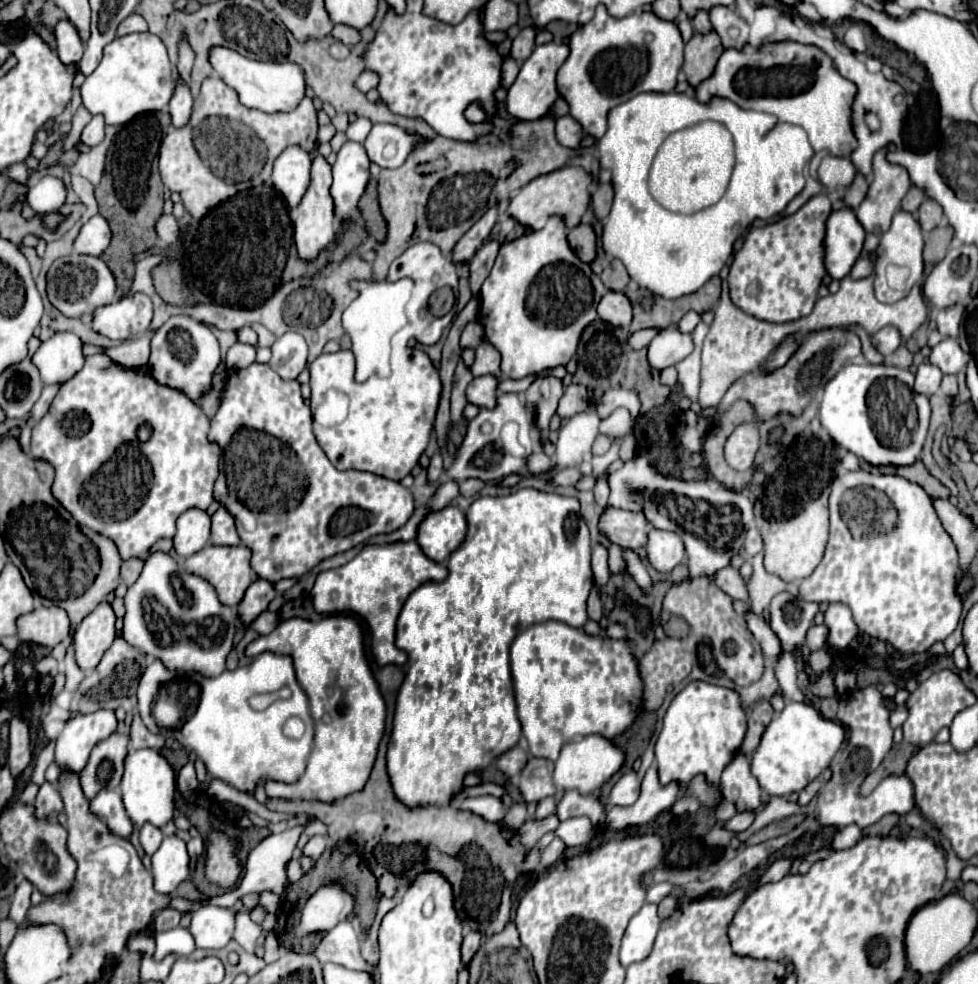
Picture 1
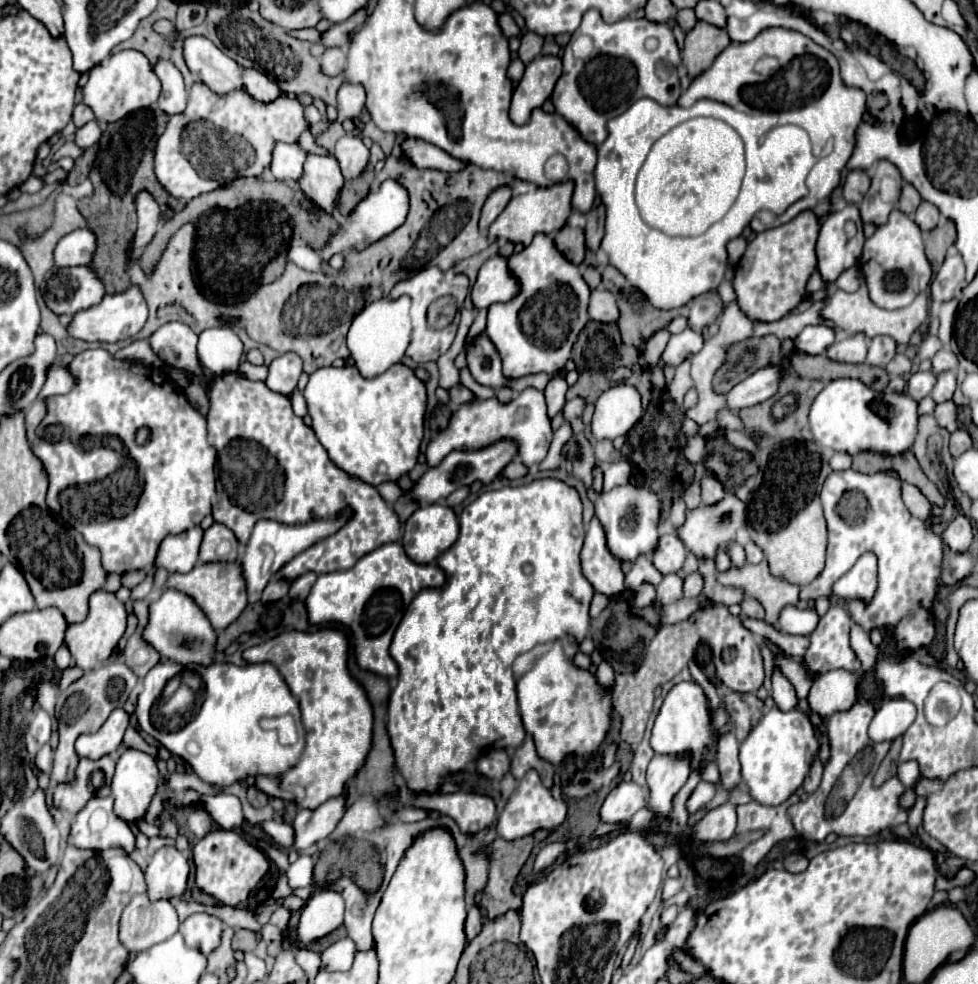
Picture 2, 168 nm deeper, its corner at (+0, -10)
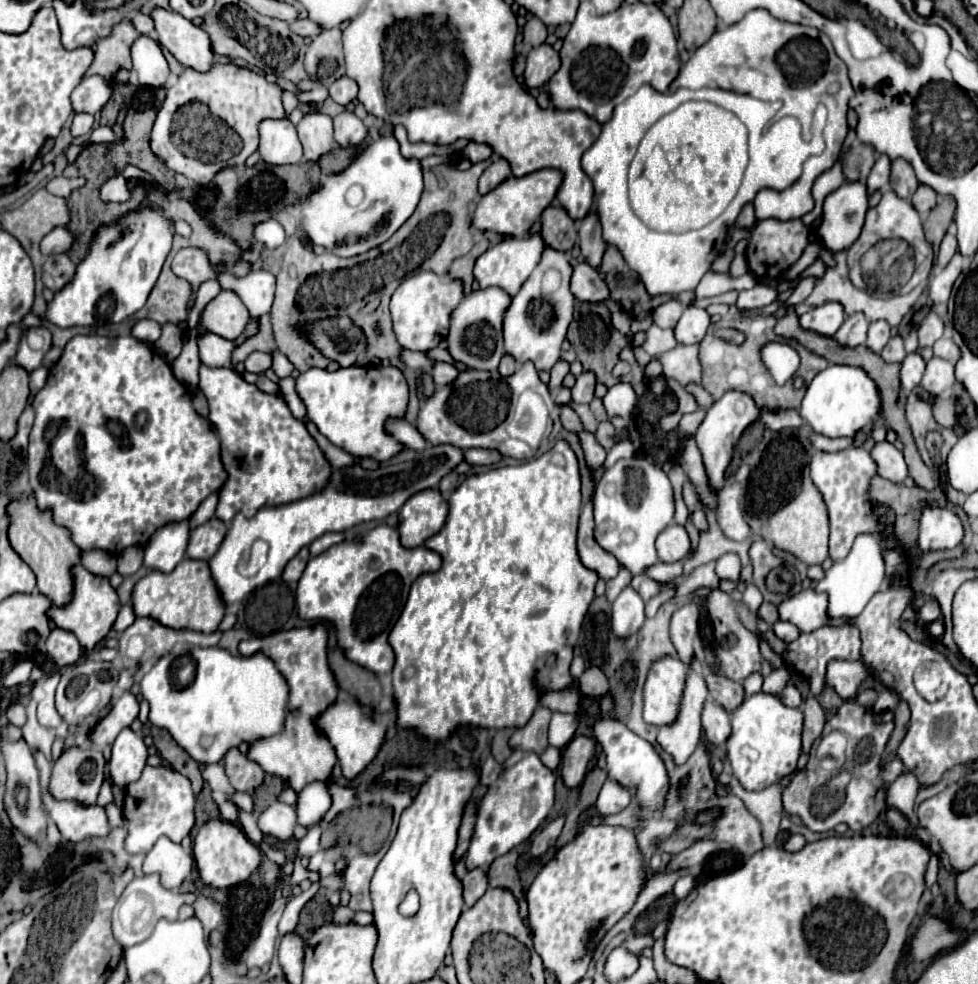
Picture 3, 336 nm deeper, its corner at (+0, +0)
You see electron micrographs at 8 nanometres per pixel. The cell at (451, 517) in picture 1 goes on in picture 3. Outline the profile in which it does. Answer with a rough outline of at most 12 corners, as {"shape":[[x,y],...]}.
{"shape":[[437,488],[419,492],[399,512],[405,548],[423,546],[447,522]]}

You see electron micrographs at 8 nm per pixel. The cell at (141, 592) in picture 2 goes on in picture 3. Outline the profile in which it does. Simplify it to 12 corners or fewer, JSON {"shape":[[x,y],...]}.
{"shape":[[125,604],[117,616],[113,630],[123,632],[133,624],[133,604]]}

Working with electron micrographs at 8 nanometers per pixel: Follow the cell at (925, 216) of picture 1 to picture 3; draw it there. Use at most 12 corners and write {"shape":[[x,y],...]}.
{"shape":[[923,184],[917,188],[911,204],[923,216],[937,202],[935,190]]}

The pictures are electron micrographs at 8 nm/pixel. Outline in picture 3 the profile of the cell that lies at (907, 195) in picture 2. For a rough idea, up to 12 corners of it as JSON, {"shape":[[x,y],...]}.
{"shape":[[891,164],[891,188],[899,198],[911,198],[919,188],[911,164]]}

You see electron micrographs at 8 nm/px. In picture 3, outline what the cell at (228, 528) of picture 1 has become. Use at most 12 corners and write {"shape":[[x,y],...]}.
{"shape":[[211,518],[191,532],[187,556],[211,560],[227,526]]}

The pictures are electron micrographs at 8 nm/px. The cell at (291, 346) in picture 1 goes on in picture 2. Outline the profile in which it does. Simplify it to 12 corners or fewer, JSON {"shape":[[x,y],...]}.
{"shape":[[289,352],[271,362],[265,384],[289,396],[297,388],[301,358]]}

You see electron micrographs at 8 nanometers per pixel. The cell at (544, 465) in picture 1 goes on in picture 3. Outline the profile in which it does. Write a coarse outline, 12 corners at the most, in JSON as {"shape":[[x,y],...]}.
{"shape":[[465,450],[471,464],[493,466],[503,456],[497,450]]}

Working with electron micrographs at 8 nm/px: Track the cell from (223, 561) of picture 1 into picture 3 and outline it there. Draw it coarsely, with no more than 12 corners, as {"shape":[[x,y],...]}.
{"shape":[[205,560],[149,572],[135,616],[215,632],[225,602]]}

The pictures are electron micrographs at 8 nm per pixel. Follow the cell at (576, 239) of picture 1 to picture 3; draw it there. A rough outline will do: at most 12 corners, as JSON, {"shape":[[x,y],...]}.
{"shape":[[561,206],[541,216],[547,246],[569,252],[577,240],[575,222]]}

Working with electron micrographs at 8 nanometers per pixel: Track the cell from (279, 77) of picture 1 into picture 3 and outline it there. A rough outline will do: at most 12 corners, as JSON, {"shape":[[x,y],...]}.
{"shape":[[153,10],[159,42],[199,72],[213,68],[209,34],[177,12]]}

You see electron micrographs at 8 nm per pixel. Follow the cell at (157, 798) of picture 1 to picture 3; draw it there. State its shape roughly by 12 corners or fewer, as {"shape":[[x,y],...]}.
{"shape":[[125,728],[113,742],[109,772],[125,790],[147,766],[147,746]]}

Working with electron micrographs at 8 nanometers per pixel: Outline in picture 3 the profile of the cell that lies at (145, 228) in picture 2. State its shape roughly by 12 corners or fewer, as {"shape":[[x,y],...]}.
{"shape":[[115,176],[103,184],[103,200],[125,202],[131,198],[129,178]]}

